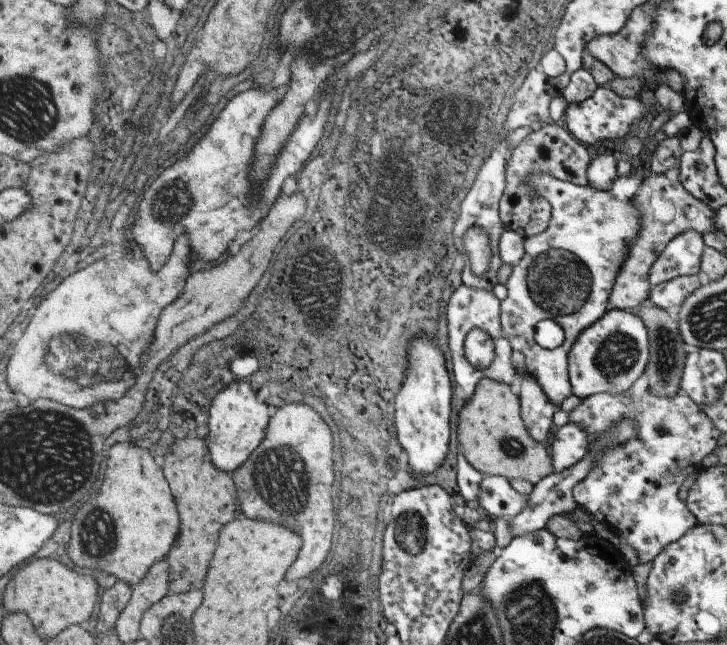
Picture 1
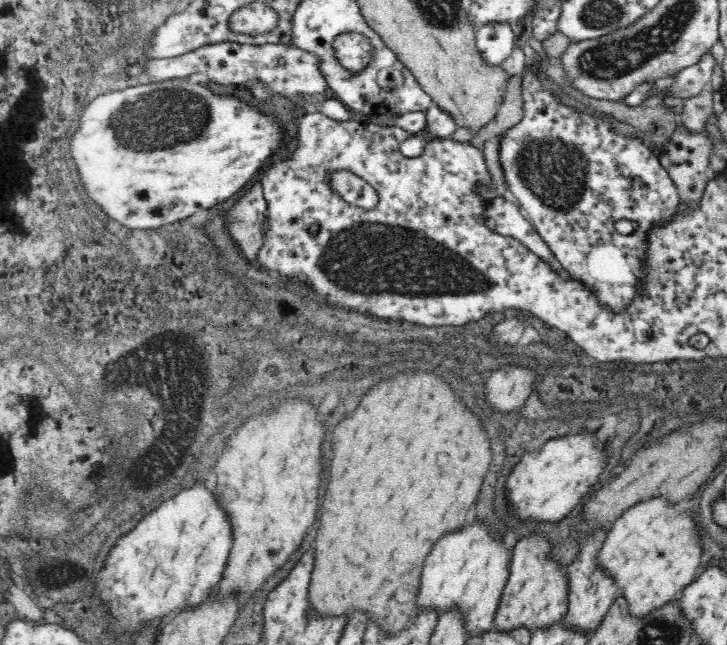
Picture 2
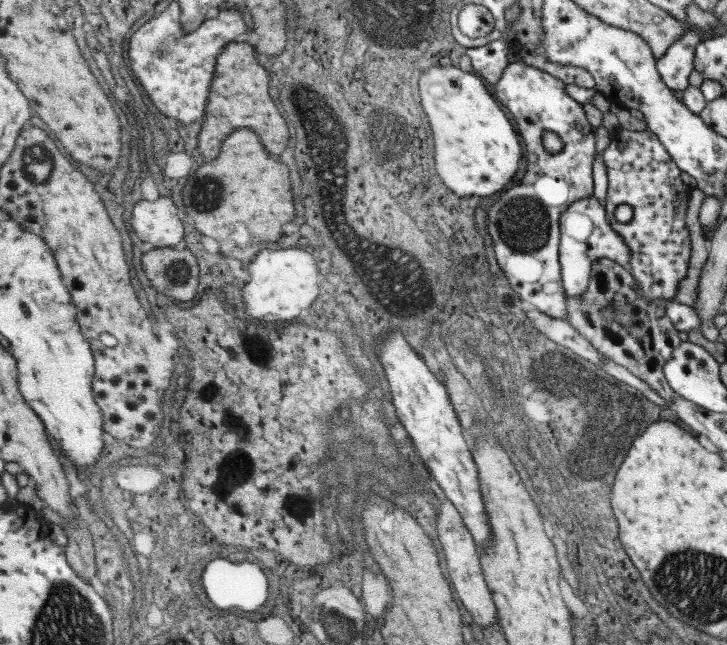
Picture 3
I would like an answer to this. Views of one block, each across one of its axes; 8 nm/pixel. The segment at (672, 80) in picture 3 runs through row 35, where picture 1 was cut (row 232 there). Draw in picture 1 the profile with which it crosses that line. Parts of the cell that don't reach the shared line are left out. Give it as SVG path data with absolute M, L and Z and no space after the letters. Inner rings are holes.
M693 230L669 240L647 270L649 286L653 288L681 276L697 276L701 272L703 248L701 236Z

